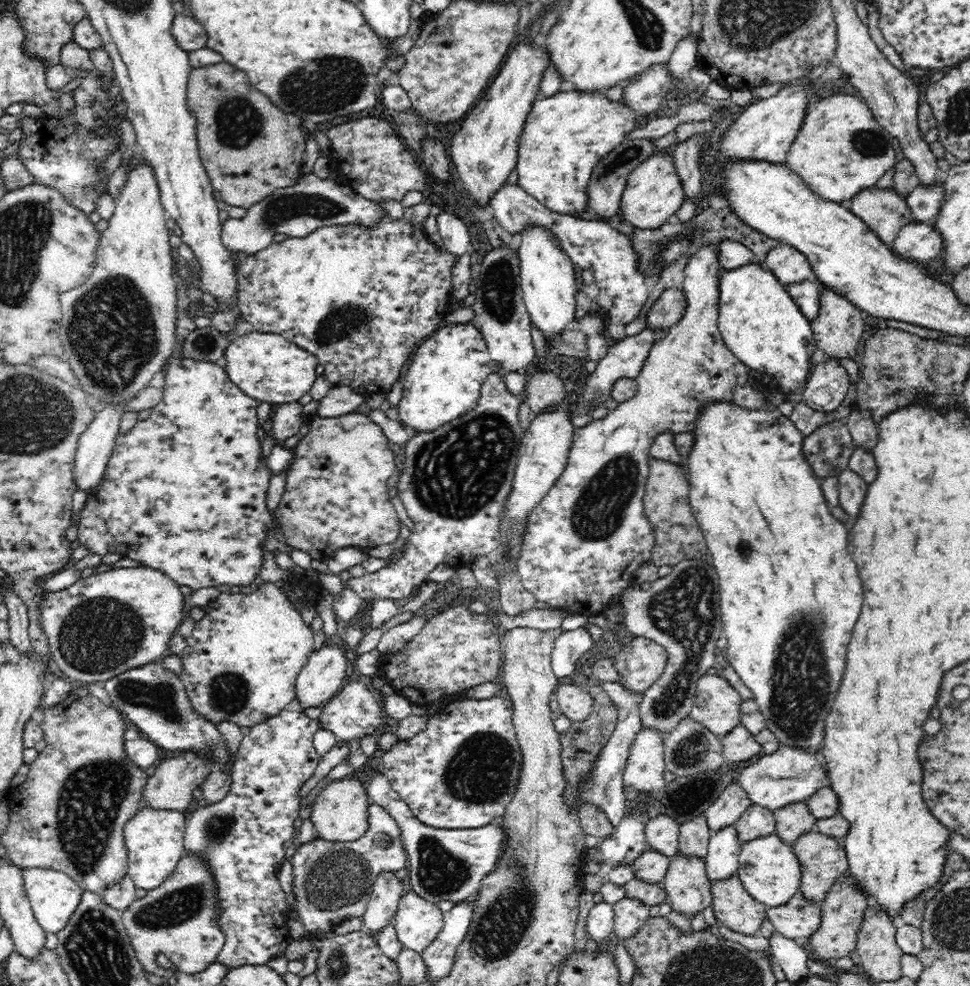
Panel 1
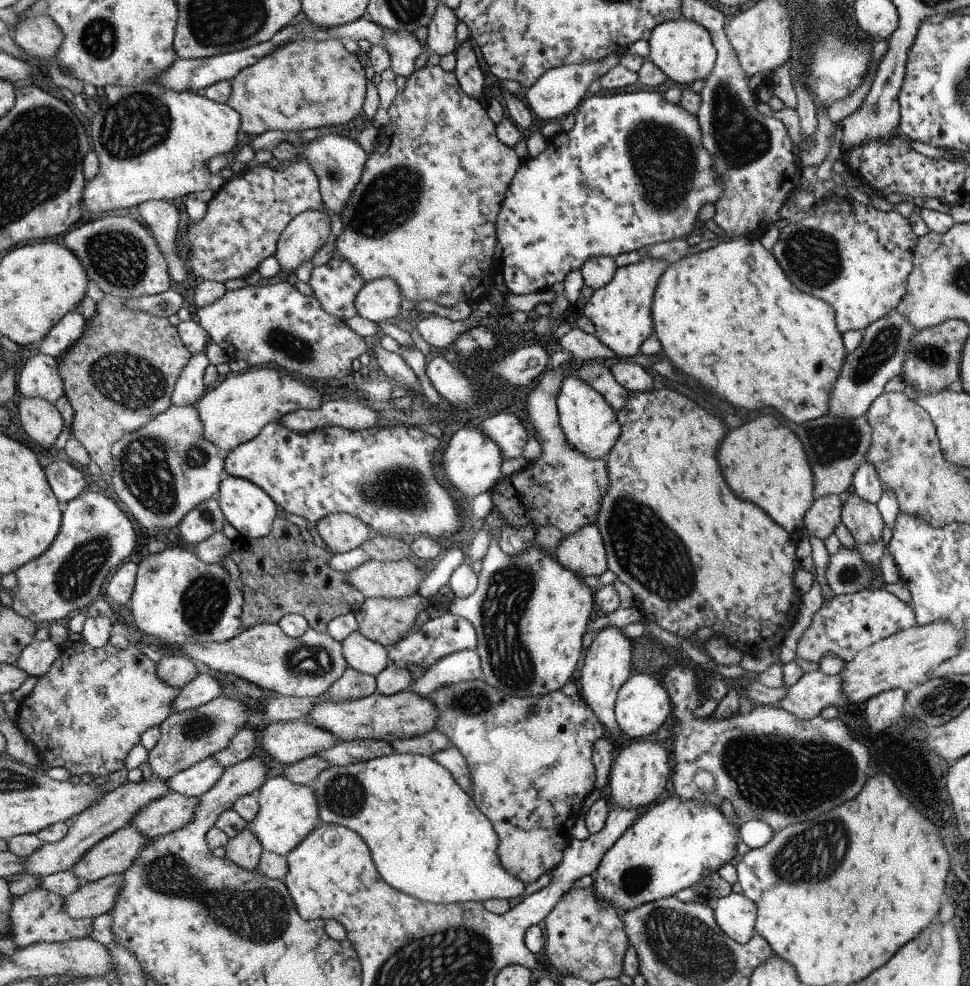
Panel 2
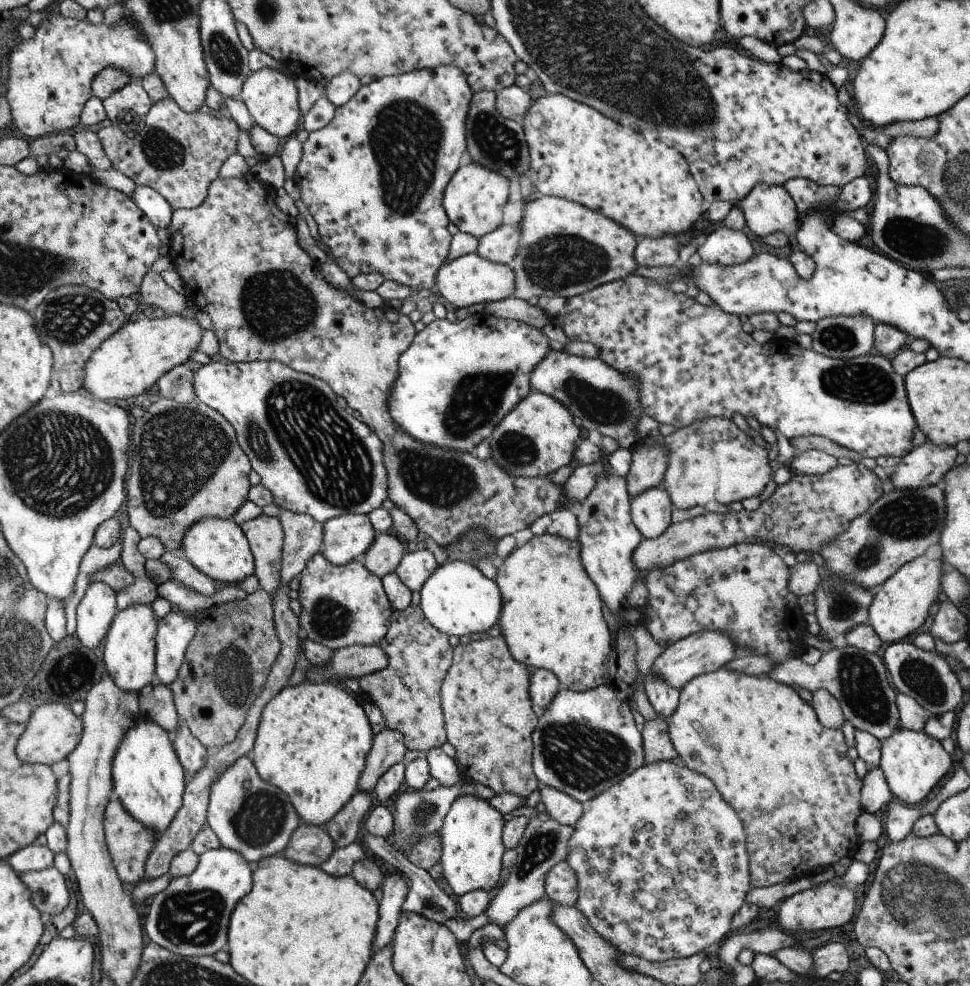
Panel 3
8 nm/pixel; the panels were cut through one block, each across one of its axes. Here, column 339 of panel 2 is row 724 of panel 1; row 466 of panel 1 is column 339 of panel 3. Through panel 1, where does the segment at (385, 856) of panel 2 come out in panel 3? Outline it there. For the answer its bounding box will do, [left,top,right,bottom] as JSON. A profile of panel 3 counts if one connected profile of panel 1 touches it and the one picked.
[251,680,374,827]

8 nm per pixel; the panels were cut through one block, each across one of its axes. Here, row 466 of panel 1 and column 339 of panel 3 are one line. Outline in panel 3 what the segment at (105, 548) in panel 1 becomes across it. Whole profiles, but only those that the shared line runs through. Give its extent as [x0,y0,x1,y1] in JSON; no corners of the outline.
[293,65,473,293]

